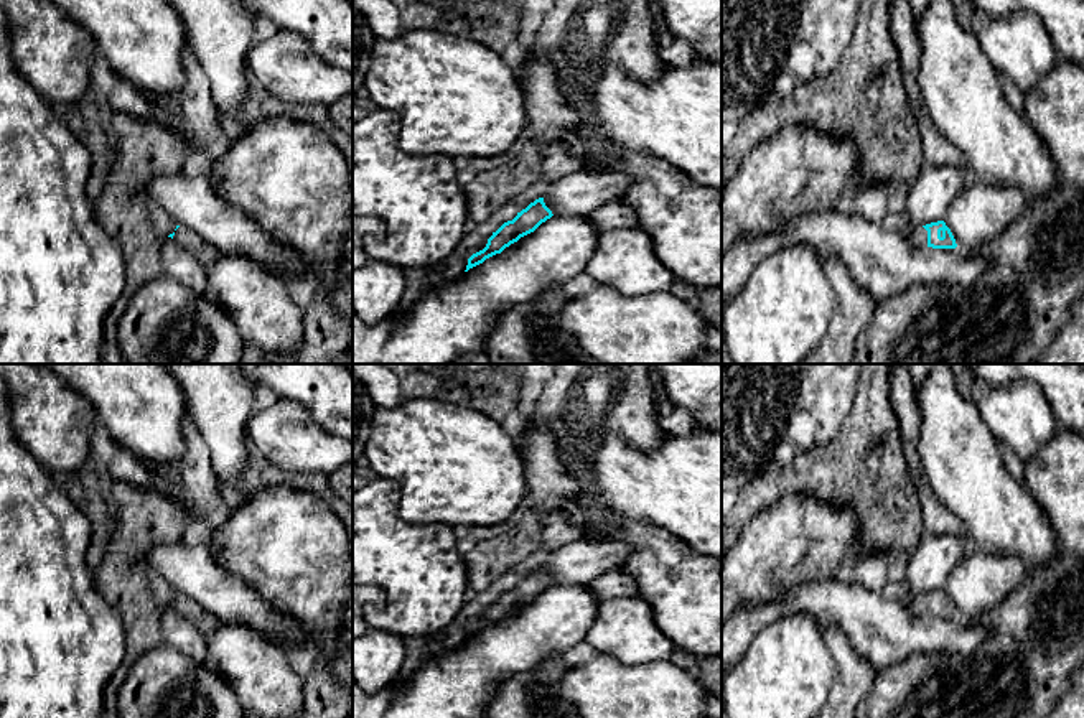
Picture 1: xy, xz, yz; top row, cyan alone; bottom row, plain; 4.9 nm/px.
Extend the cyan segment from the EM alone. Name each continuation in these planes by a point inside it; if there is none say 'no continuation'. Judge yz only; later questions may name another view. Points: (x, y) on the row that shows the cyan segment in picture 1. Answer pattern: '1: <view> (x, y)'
1: yz (918, 236)

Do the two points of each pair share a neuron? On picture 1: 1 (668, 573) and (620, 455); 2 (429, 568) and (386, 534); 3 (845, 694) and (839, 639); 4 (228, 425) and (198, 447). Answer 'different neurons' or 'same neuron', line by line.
1: different neurons
2: same neuron
3: same neuron
4: different neurons

